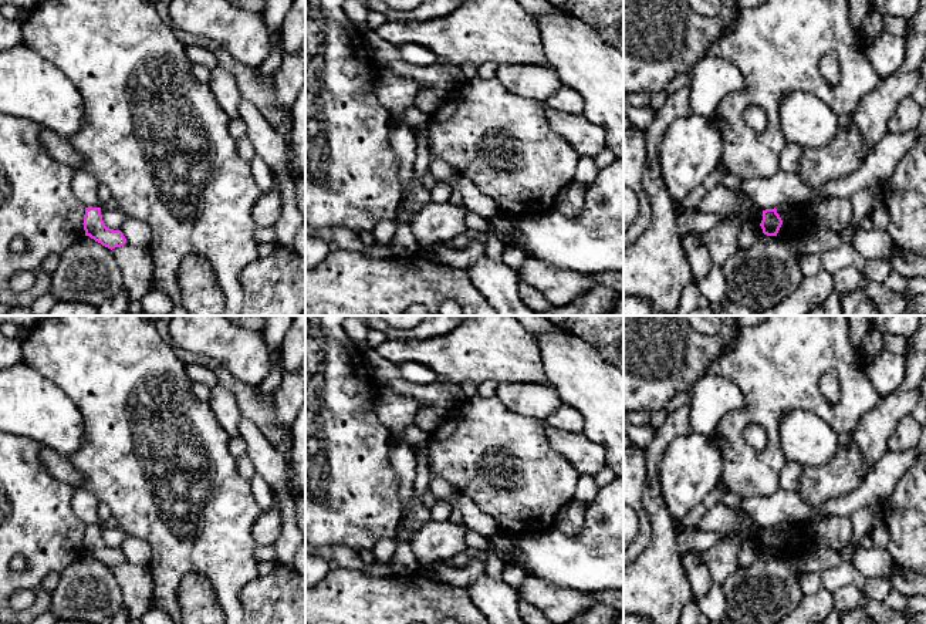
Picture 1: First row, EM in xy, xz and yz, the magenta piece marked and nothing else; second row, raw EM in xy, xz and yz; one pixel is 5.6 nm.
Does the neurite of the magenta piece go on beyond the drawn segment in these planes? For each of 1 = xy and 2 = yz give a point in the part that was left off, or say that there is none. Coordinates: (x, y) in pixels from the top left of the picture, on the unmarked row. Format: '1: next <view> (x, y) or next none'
1: next none
2: next none

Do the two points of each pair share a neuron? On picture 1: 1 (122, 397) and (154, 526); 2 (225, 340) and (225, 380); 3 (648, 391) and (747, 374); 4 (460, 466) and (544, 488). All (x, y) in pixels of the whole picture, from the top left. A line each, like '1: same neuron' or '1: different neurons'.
1: same neuron
2: different neurons
3: different neurons
4: same neuron

